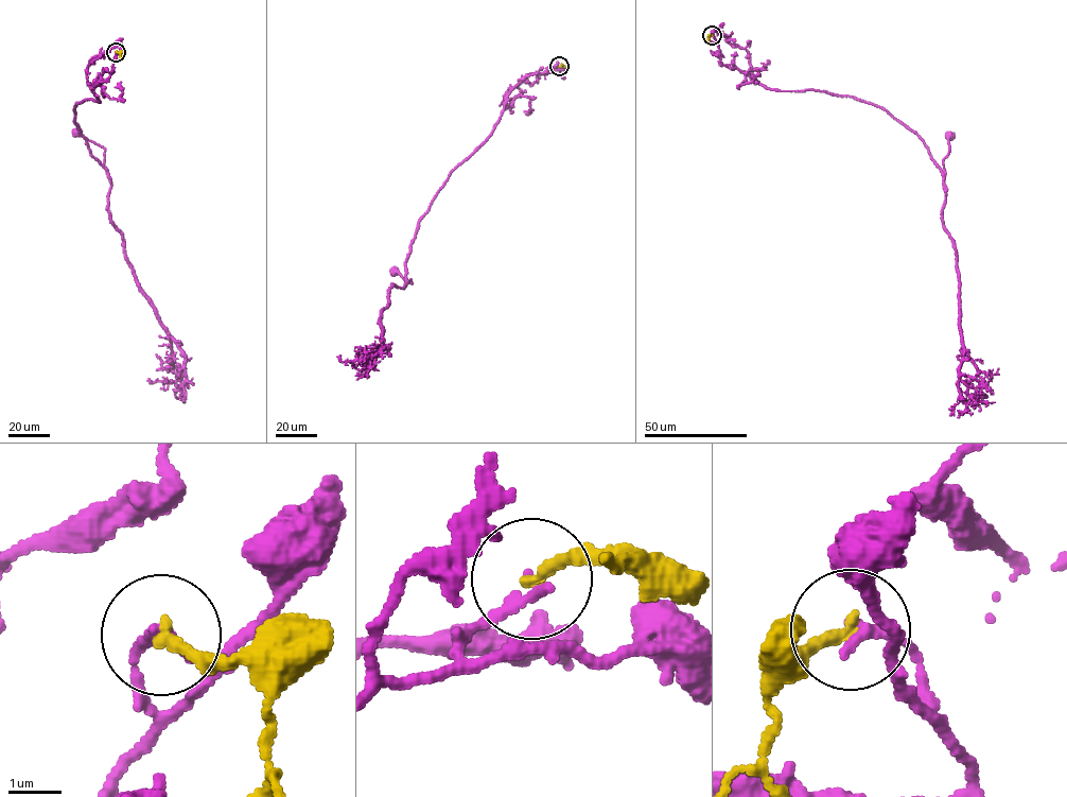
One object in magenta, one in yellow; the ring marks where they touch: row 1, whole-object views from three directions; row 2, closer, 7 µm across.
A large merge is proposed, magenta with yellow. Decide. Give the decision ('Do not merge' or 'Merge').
Do not merge

